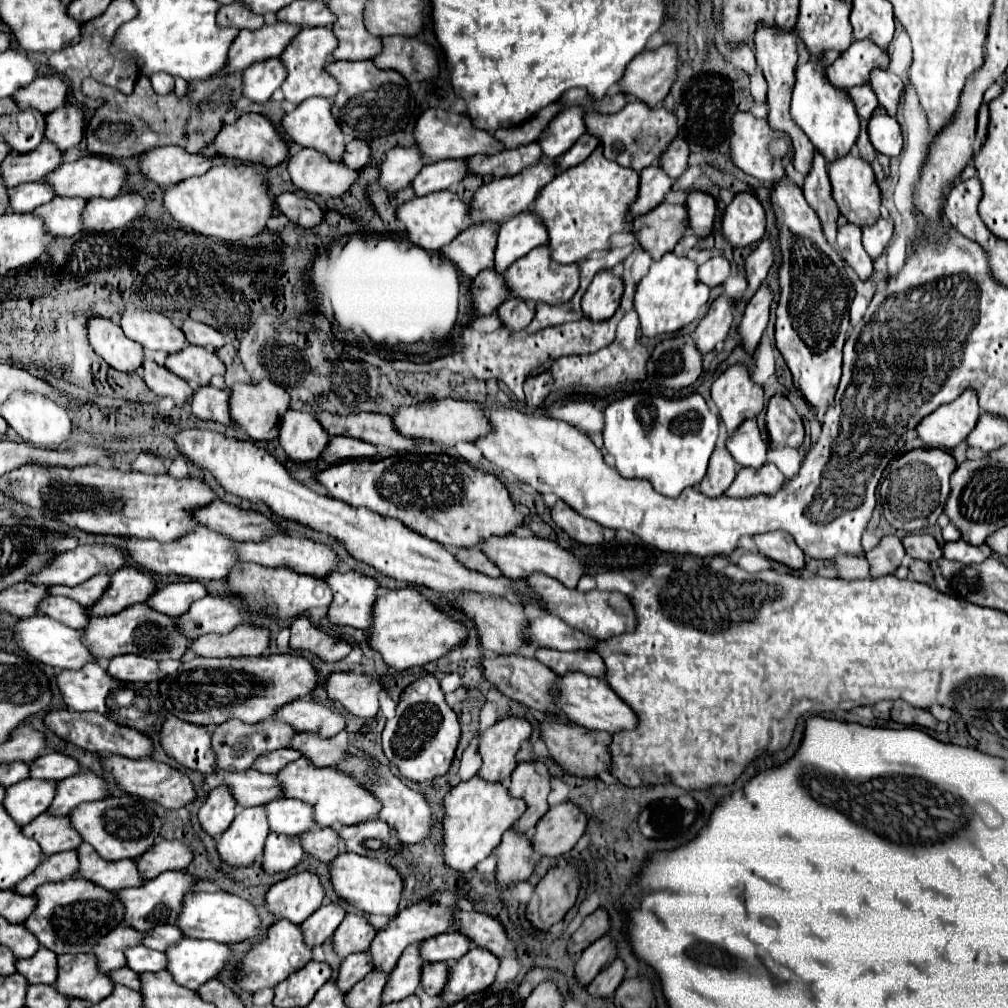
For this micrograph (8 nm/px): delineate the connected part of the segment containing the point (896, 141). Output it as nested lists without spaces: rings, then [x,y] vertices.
[[[882,107],[874,109],[874,117],[870,117],[868,121],[868,137],[874,149],[888,157],[896,157],[902,151],[900,125]]]

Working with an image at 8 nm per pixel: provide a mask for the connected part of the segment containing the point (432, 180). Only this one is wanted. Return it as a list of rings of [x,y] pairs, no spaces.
[[[438,161],[424,165],[410,183],[416,195],[428,195],[434,191],[444,191],[466,177],[466,161]]]

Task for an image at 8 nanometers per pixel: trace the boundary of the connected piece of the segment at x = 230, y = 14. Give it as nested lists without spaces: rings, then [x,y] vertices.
[[[240,1],[220,7],[216,21],[218,27],[236,27],[236,29],[250,29],[250,31],[256,31],[264,25],[264,17],[250,13]]]

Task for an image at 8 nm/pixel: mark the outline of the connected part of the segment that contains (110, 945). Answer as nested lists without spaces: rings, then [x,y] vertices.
[[[118,927],[118,929],[112,929],[106,937],[102,937],[102,941],[98,943],[98,949],[94,949],[94,957],[98,961],[100,973],[124,967],[126,965],[124,951],[132,945],[142,943],[142,937],[144,935],[132,927]]]

